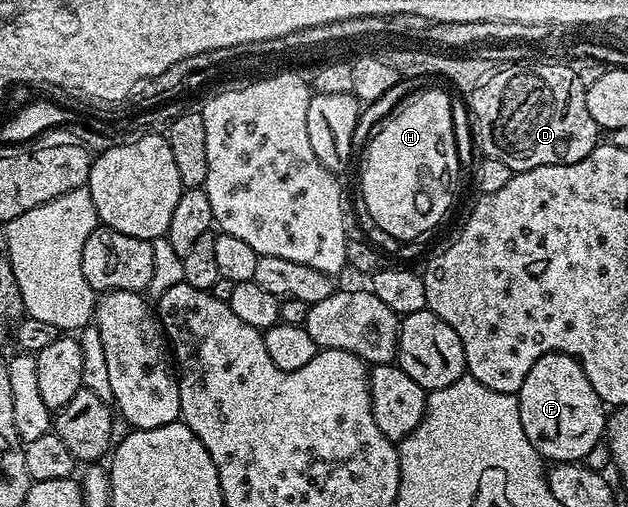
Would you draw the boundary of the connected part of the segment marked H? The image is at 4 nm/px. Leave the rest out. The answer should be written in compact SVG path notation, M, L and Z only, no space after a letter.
M421 89L403 103L387 119L373 131L367 146L364 148L365 164L361 167L361 187L359 194L367 201L367 210L391 237L402 241L417 239L425 235L449 211L449 203L445 199L417 199L420 195L429 195L433 187L441 183L441 179L457 179L463 174L459 161L457 142L453 132L453 104L445 91L427 91Z

